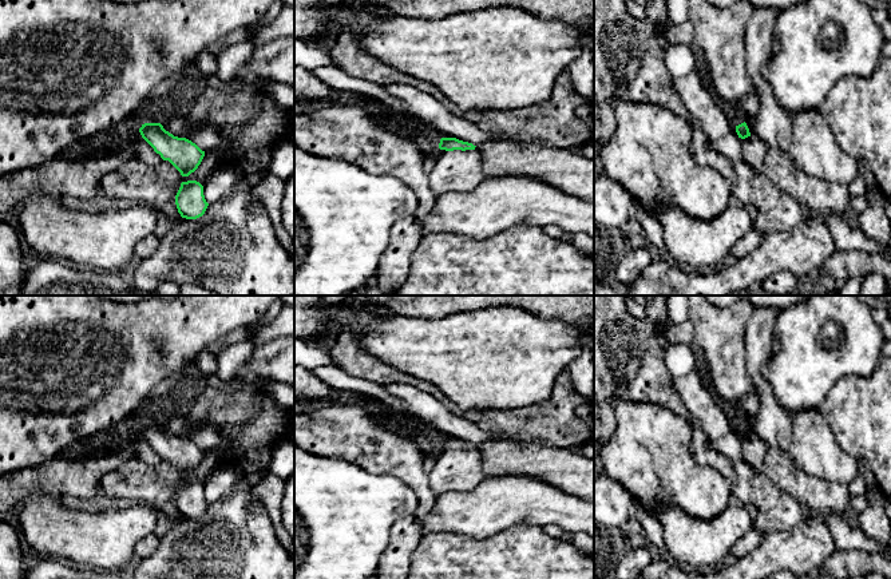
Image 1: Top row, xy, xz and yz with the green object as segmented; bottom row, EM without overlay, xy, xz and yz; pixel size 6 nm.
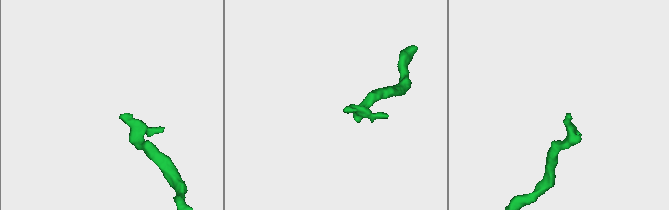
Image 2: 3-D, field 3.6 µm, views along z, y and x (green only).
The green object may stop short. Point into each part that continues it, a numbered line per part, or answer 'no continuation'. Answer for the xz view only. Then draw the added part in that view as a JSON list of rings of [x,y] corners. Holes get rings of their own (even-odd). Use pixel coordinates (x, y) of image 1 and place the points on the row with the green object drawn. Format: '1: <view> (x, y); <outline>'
1: xz (458, 170); [[[439,150],[436,164],[428,178],[436,197],[451,190],[471,191],[486,178],[482,156],[476,150]]]

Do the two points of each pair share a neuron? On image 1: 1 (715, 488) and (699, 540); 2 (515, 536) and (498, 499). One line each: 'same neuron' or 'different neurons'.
1: different neurons
2: different neurons

